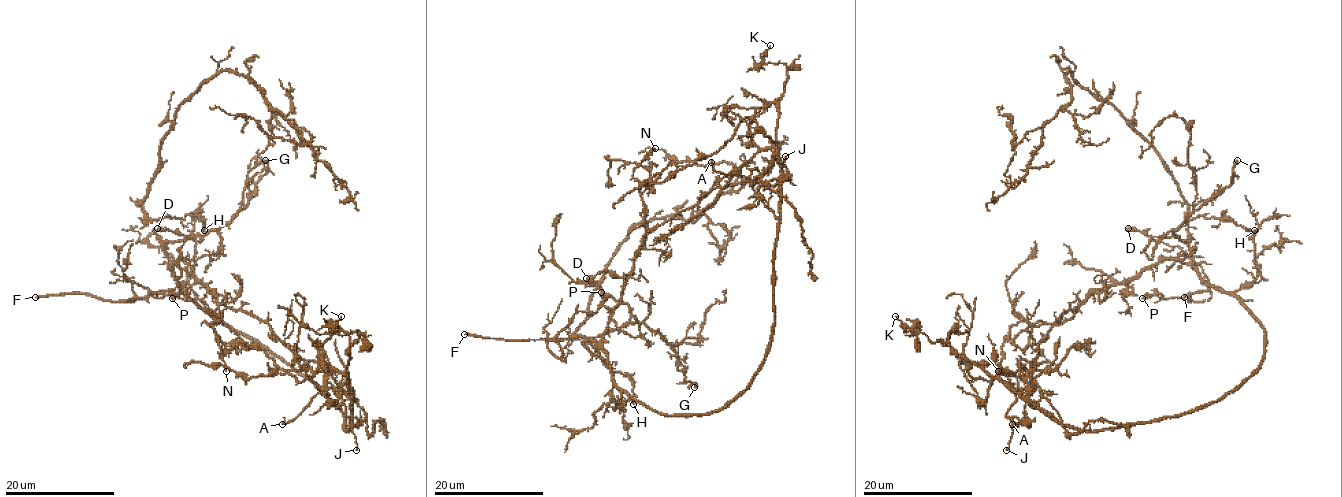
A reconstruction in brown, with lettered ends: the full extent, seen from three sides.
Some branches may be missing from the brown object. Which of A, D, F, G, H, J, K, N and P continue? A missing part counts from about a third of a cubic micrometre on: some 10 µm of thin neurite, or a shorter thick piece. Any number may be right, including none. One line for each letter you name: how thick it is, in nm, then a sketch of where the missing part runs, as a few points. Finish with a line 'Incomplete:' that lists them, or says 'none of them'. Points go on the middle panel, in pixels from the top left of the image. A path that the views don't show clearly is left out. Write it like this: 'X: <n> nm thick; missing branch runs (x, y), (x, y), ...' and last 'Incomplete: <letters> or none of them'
F: 260 nm thick
G: 320 nm thick
Incomplete: F, G

